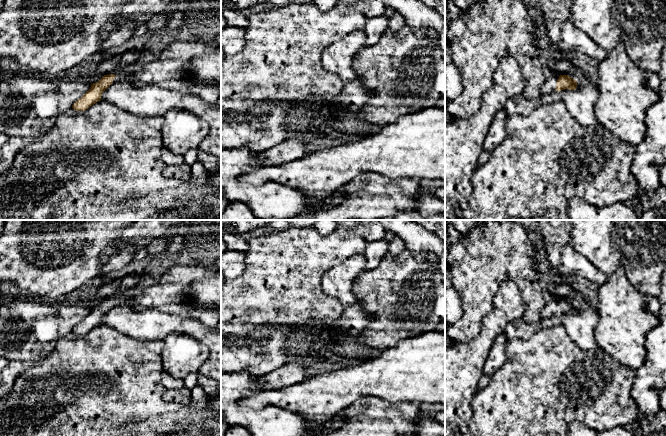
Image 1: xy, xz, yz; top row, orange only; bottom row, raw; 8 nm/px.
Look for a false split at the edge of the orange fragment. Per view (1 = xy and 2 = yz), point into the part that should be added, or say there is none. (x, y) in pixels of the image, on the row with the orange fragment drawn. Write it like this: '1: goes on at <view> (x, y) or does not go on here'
1: does not go on here
2: goes on at yz (550, 85)

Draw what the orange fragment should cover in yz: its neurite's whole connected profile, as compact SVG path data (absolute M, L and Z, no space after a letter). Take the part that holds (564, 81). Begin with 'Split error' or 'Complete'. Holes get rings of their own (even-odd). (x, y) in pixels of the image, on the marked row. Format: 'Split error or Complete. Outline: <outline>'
Split error. Outline: M549 72L547 81L543 84L543 93L549 93L554 90L561 91L564 89L575 90L577 81L568 75L557 75Z

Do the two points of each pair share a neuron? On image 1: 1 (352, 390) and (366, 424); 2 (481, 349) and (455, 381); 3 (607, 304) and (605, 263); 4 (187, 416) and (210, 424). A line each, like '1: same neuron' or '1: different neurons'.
1: different neurons
2: same neuron
3: different neurons
4: different neurons

